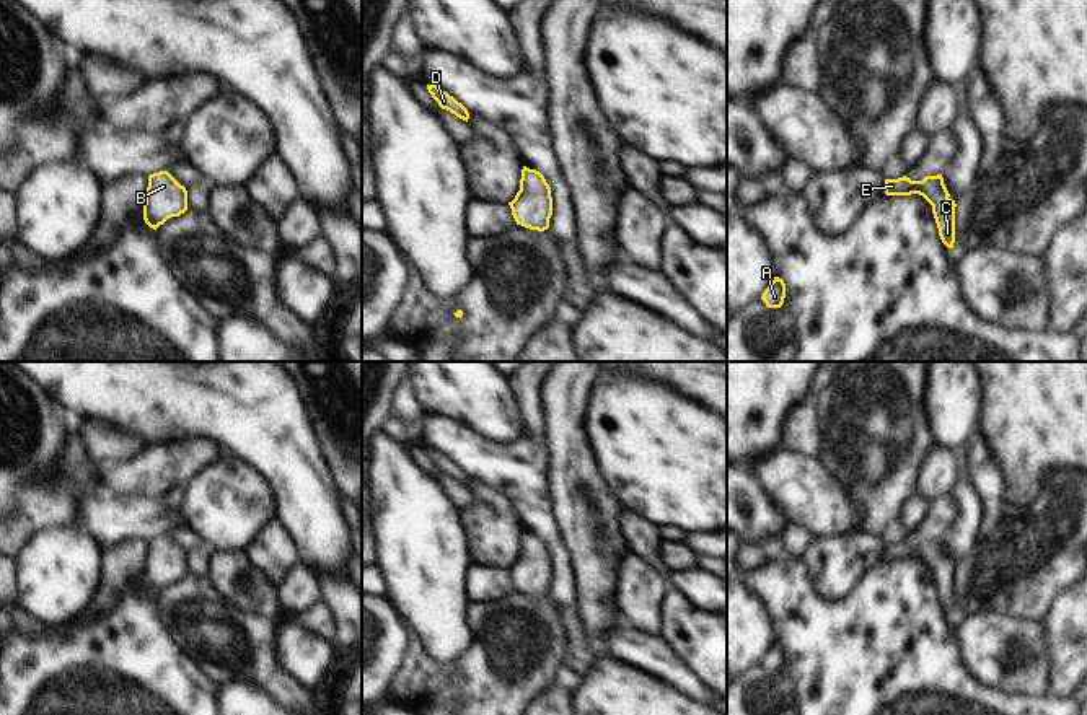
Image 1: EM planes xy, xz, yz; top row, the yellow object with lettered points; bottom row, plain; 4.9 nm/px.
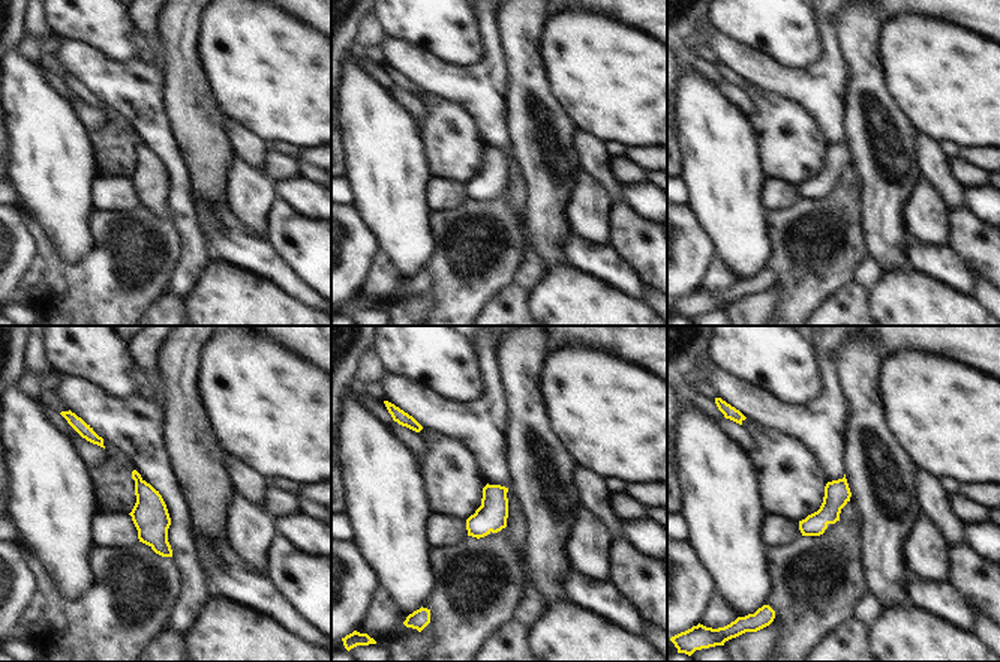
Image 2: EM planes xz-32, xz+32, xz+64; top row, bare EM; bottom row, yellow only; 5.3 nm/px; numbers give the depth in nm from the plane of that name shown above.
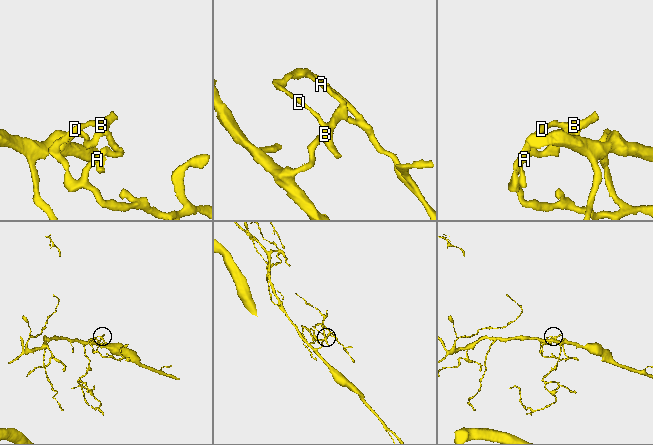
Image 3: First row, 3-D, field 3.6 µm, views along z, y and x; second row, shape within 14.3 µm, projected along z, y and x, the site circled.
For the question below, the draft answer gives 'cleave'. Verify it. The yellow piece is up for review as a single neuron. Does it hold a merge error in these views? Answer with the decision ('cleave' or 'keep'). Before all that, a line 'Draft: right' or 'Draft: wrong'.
Draft: wrong
keep

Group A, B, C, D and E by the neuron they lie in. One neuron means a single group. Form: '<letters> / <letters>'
A B C D E

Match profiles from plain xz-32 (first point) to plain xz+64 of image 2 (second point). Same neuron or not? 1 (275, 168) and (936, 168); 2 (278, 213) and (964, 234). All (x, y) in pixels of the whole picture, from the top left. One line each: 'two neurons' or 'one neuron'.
1: two neurons
2: one neuron

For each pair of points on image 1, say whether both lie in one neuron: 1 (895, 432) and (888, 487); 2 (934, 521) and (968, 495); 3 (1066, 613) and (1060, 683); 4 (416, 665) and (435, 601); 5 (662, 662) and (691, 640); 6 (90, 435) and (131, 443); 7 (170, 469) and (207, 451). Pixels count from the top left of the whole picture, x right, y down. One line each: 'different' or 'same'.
1: same
2: different
3: same
4: different
5: different
6: same
7: same

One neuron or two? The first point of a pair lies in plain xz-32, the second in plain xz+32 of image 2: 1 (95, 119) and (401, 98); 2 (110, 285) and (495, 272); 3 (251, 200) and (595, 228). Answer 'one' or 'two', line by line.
1: one
2: one
3: one

